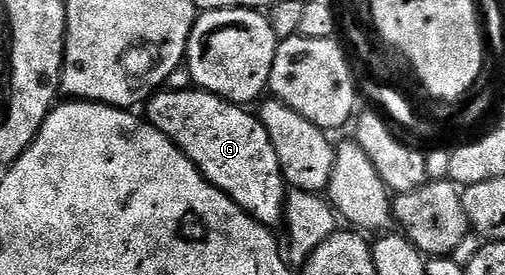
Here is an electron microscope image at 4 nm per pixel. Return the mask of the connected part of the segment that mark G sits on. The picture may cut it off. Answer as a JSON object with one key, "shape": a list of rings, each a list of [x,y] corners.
{"shape":[[[168,90],[158,91],[147,102],[147,119],[179,146],[191,162],[223,194],[227,194],[247,214],[251,214],[261,224],[276,229],[286,219],[287,185],[285,176],[281,173],[279,158],[275,154],[275,146],[267,134],[267,130],[261,124],[256,115],[253,116],[240,104],[233,104],[230,100],[219,98],[210,92],[190,90],[188,92],[171,92]]]}

